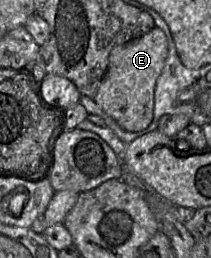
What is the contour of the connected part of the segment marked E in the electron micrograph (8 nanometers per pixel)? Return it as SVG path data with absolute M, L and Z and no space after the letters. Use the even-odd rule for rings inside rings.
M155 26L149 32L112 48L107 71L98 87L94 102L124 130L130 132L147 128L153 119L154 90L168 55L168 41L162 29Z

